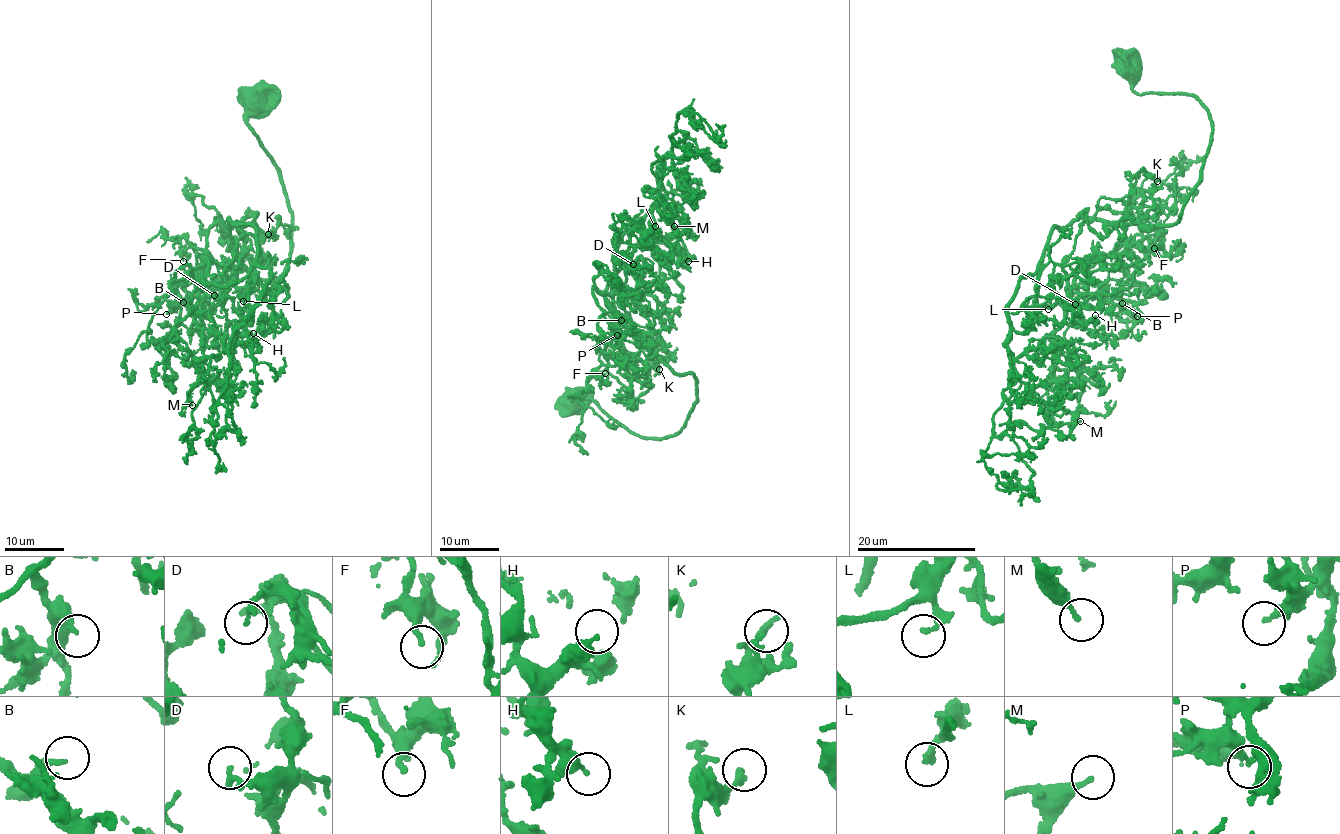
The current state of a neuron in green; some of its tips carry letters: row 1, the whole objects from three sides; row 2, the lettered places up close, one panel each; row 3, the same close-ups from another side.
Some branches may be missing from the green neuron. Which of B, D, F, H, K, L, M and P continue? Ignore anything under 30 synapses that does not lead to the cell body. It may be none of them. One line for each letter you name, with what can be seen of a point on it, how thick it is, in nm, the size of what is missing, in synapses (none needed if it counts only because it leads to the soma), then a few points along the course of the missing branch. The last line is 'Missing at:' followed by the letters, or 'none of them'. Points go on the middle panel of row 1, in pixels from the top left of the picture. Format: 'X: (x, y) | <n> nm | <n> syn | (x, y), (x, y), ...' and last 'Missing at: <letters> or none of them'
L: (655, 226) | 220 nm | 60 syn | (655, 226), (651, 235), (662, 250)
Missing at: L

